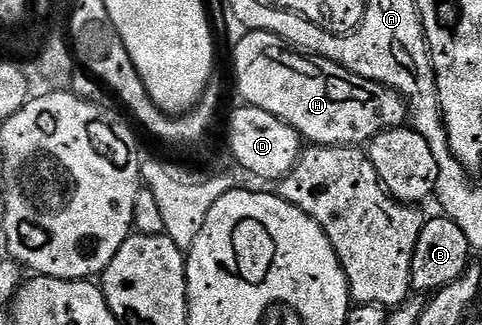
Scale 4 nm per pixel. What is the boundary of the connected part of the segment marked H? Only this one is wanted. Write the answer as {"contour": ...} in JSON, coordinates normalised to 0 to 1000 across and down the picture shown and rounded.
{"contour":[[[512,95],[488,132],[488,255],[496,265],[496,292],[506,320],[515,329],[550,335],[550,348],[566,348],[583,372],[600,382],[618,415],[629,418],[639,443],[660,446],[666,452],[726,452],[730,446],[761,446],[778,415],[788,415],[795,403],[805,403],[809,391],[834,391],[846,375],[849,332],[842,305],[834,292],[803,268],[795,255],[784,255],[772,243],[749,237],[724,212],[716,212],[707,197],[695,194],[689,182],[674,182],[668,169],[643,172],[635,163],[622,163],[614,148],[595,135],[583,114],[575,114],[556,95]]]}

